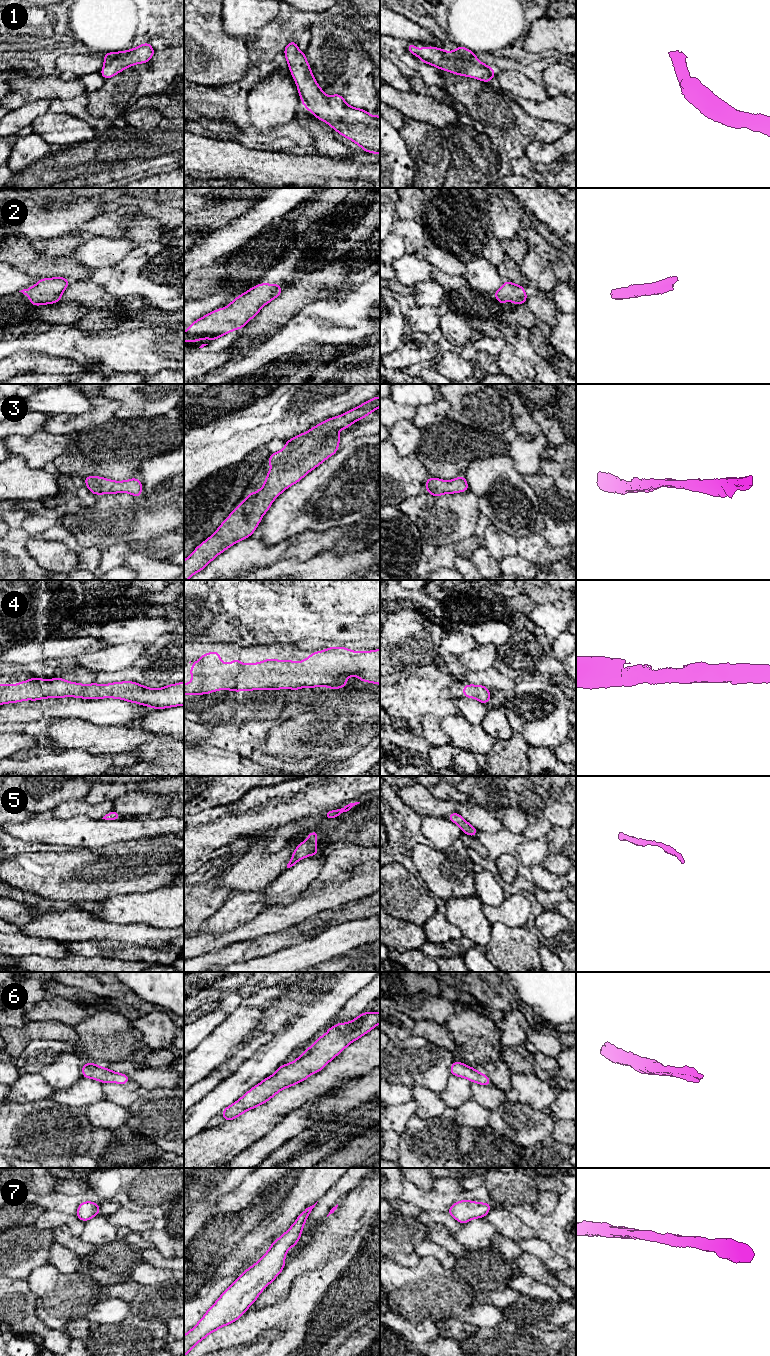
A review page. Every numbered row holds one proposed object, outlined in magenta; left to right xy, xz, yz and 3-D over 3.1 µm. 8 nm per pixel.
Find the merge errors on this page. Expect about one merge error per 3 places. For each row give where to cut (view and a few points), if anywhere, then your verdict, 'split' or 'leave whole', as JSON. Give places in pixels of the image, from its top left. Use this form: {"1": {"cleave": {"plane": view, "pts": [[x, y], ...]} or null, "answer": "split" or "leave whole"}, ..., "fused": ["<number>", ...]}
{"1": {"cleave": null, "answer": "leave whole"}, "2": {"cleave": null, "answer": "leave whole"}, "3": {"cleave": null, "answer": "leave whole"}, "4": {"cleave": null, "answer": "leave whole"}, "5": {"cleave": null, "answer": "leave whole"}, "6": {"cleave": null, "answer": "leave whole"}, "7": {"cleave": null, "answer": "leave whole"}, "fused": []}

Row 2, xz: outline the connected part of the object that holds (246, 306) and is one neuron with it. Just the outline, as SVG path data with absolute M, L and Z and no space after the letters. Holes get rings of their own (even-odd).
M260 283L250 288L247 292L236 297L228 306L212 311L211 313L194 321L184 332L184 342L195 342L203 338L212 341L243 328L250 319L254 318L260 309L282 293L281 284Z

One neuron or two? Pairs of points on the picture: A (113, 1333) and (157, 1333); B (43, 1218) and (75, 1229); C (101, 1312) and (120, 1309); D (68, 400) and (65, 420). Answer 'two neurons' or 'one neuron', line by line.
A: one neuron
B: one neuron
C: one neuron
D: two neurons

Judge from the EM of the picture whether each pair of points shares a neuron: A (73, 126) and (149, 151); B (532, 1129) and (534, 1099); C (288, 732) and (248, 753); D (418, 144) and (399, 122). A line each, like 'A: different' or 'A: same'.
A: different
B: different
C: different
D: different

